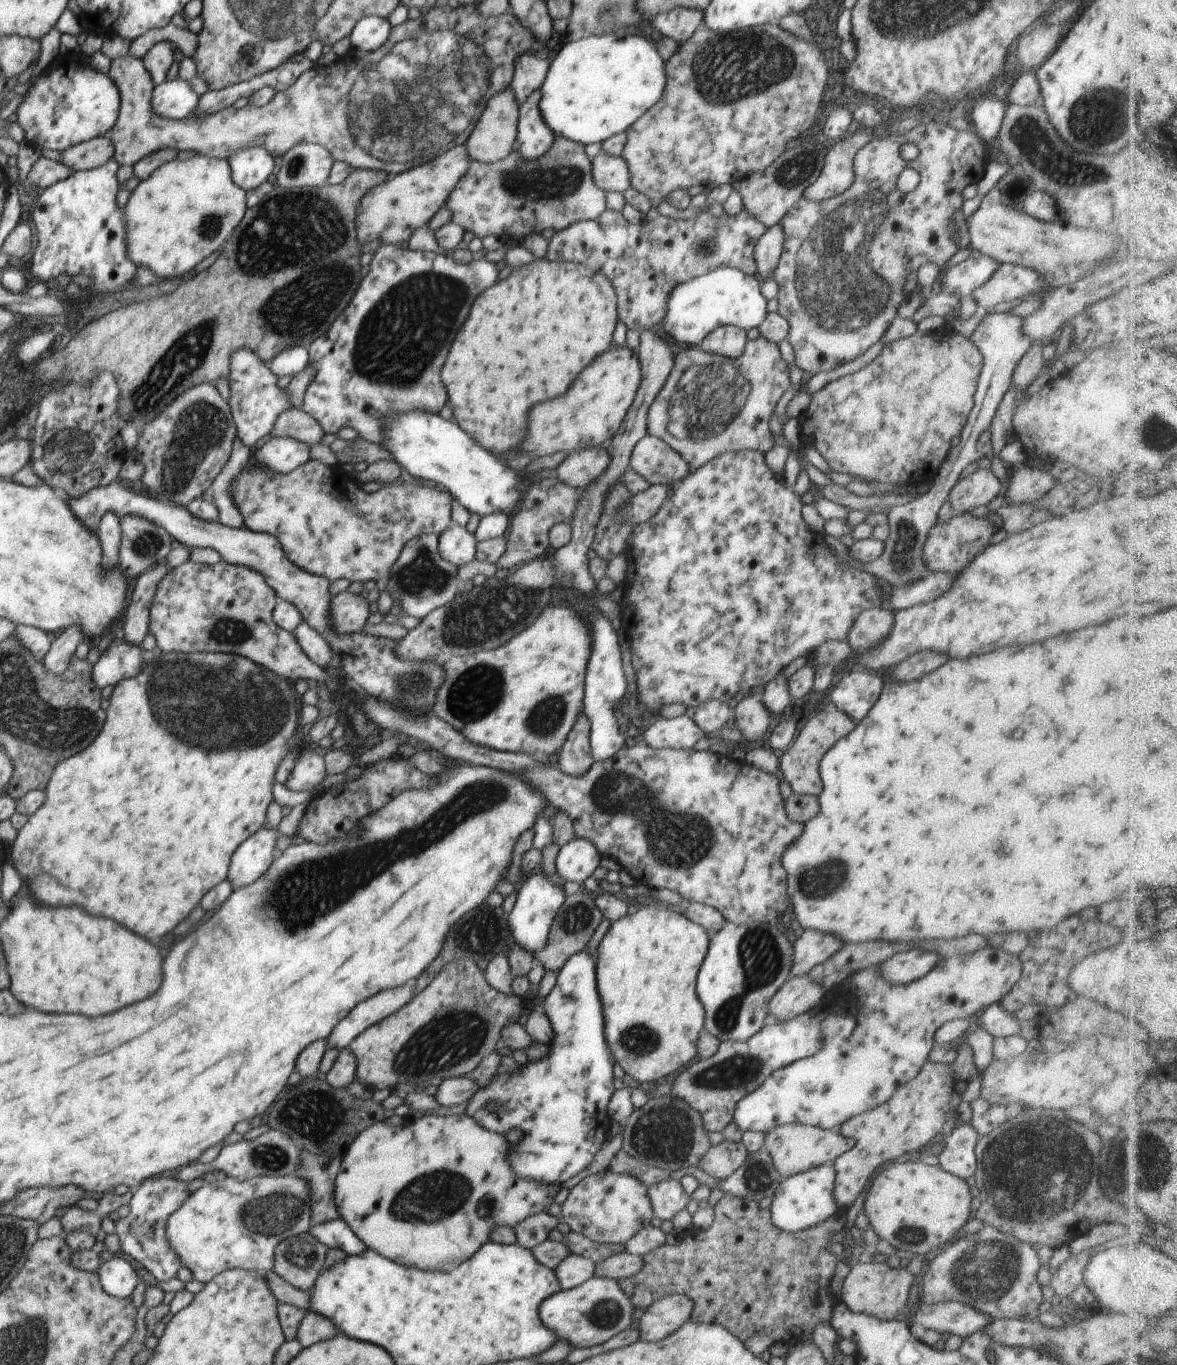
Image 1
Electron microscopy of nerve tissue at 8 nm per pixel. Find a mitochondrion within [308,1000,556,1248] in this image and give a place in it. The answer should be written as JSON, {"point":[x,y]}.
{"point":[454,1037]}

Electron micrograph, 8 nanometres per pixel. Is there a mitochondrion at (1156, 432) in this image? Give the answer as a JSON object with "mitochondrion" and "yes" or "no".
{"mitochondrion":"yes"}

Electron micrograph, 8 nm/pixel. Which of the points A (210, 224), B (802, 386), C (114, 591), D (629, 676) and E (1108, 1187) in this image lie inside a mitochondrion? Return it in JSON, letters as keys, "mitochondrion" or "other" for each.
{"A":"mitochondrion","B":"other","C":"other","D":"other","E":"mitochondrion"}

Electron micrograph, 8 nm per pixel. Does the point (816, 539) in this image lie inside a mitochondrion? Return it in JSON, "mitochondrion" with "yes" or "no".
{"mitochondrion":"no"}

